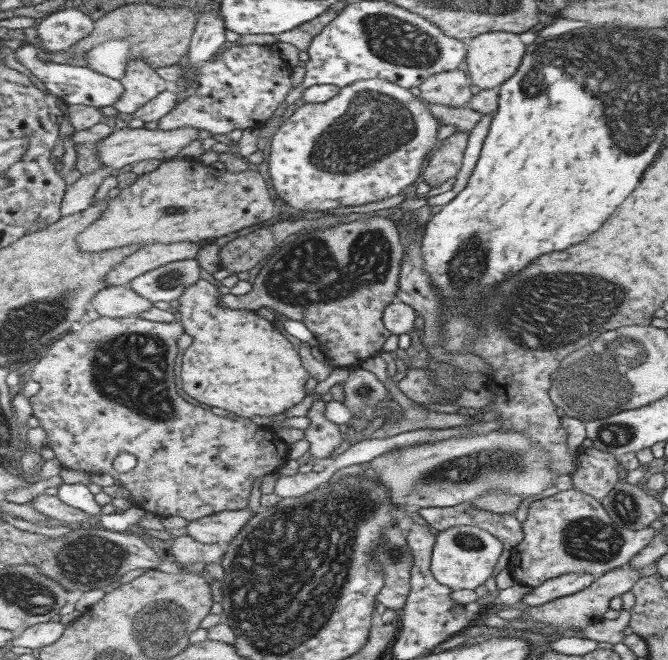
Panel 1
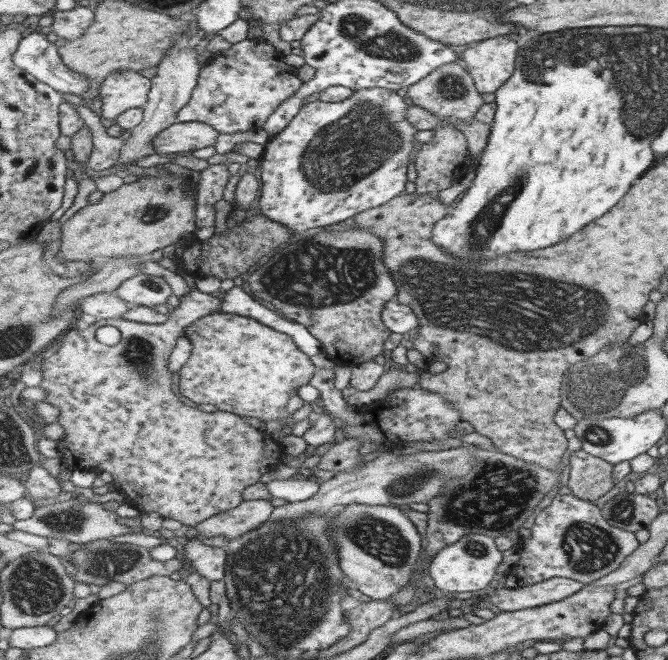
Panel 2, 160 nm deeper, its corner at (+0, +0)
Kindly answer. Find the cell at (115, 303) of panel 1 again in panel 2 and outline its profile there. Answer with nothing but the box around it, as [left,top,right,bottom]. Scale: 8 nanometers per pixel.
[80,291,132,320]

